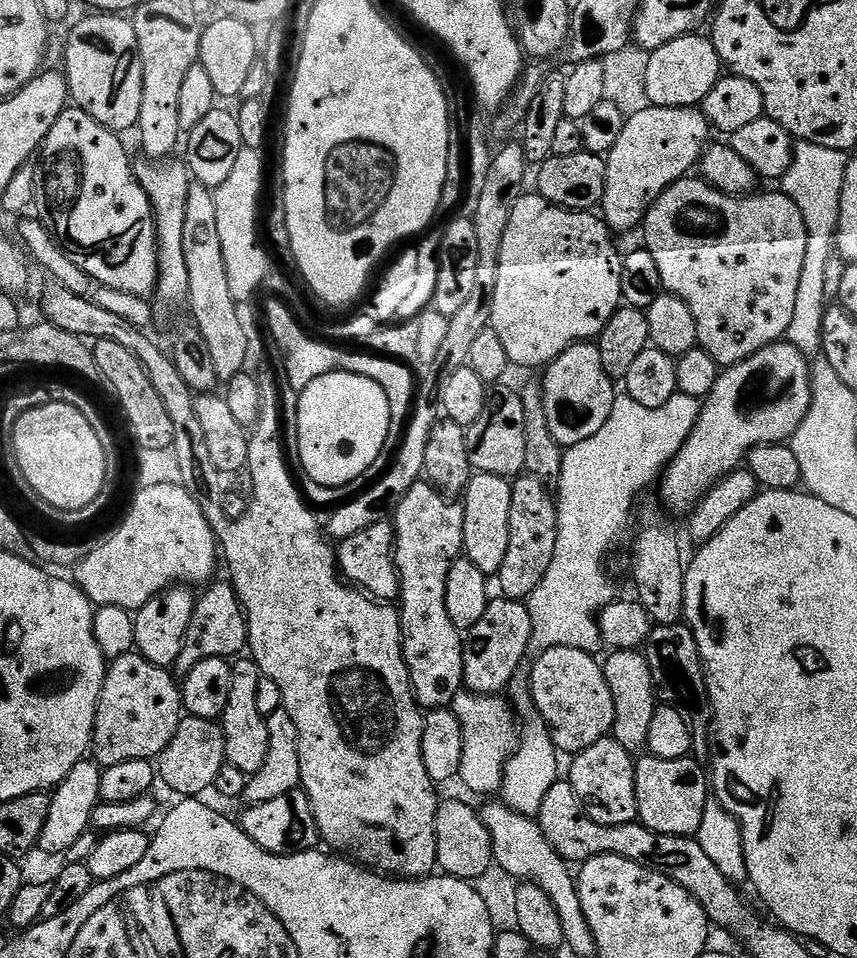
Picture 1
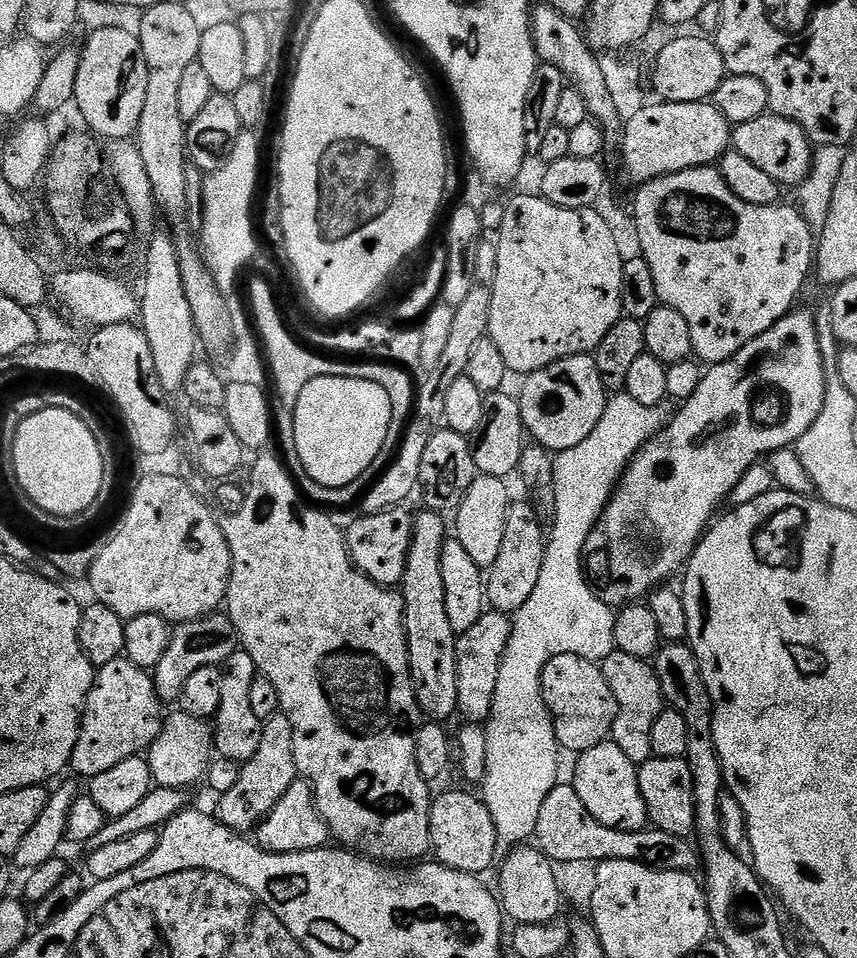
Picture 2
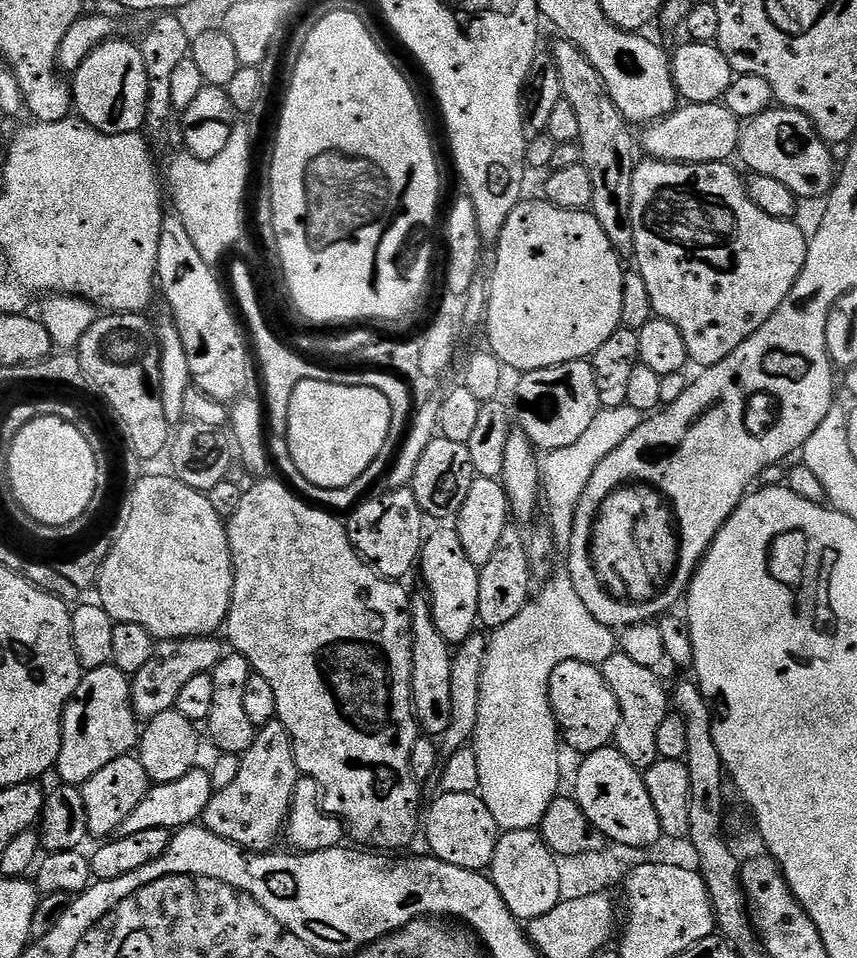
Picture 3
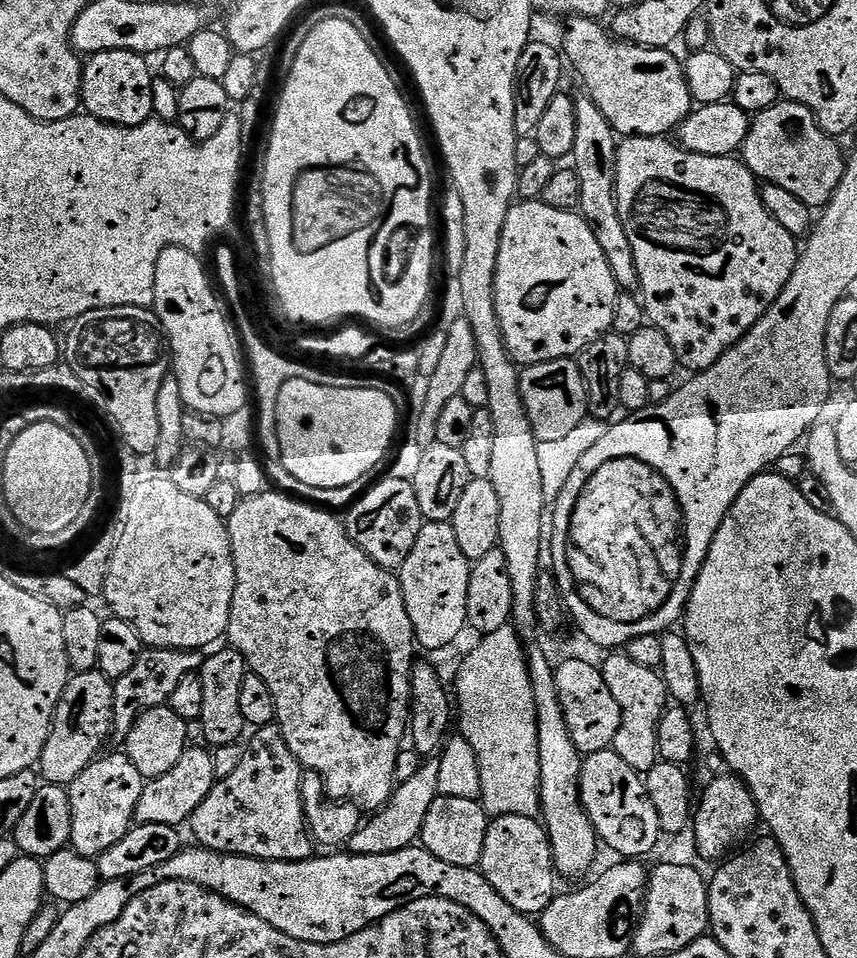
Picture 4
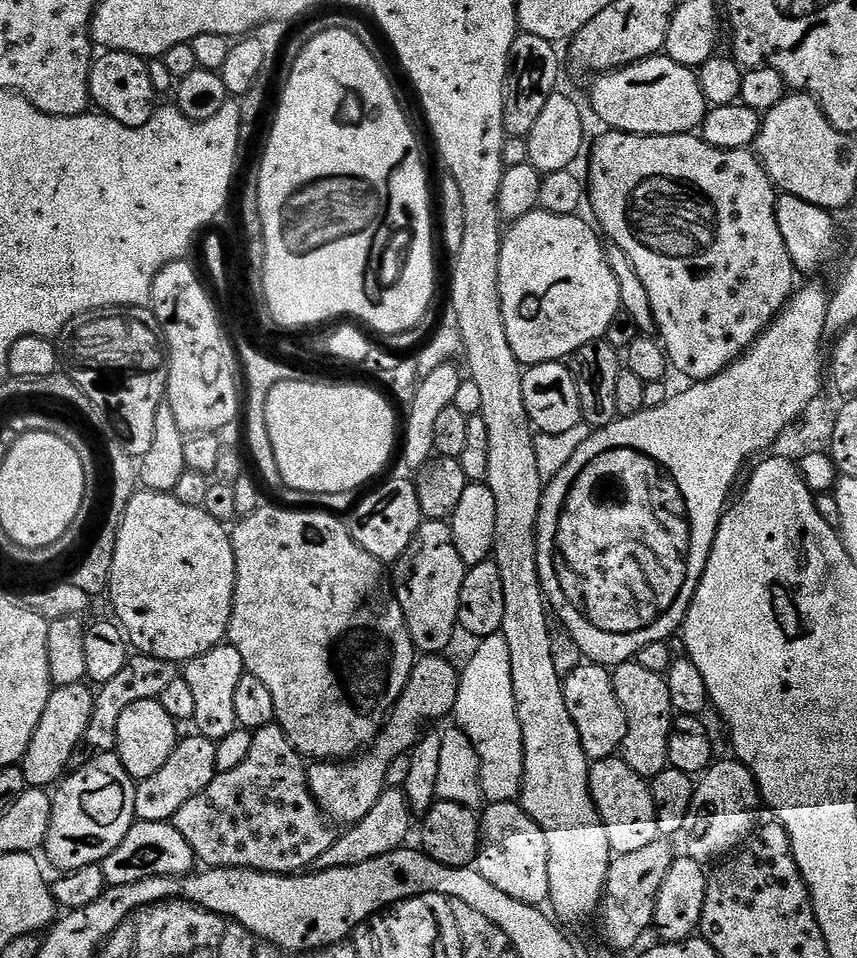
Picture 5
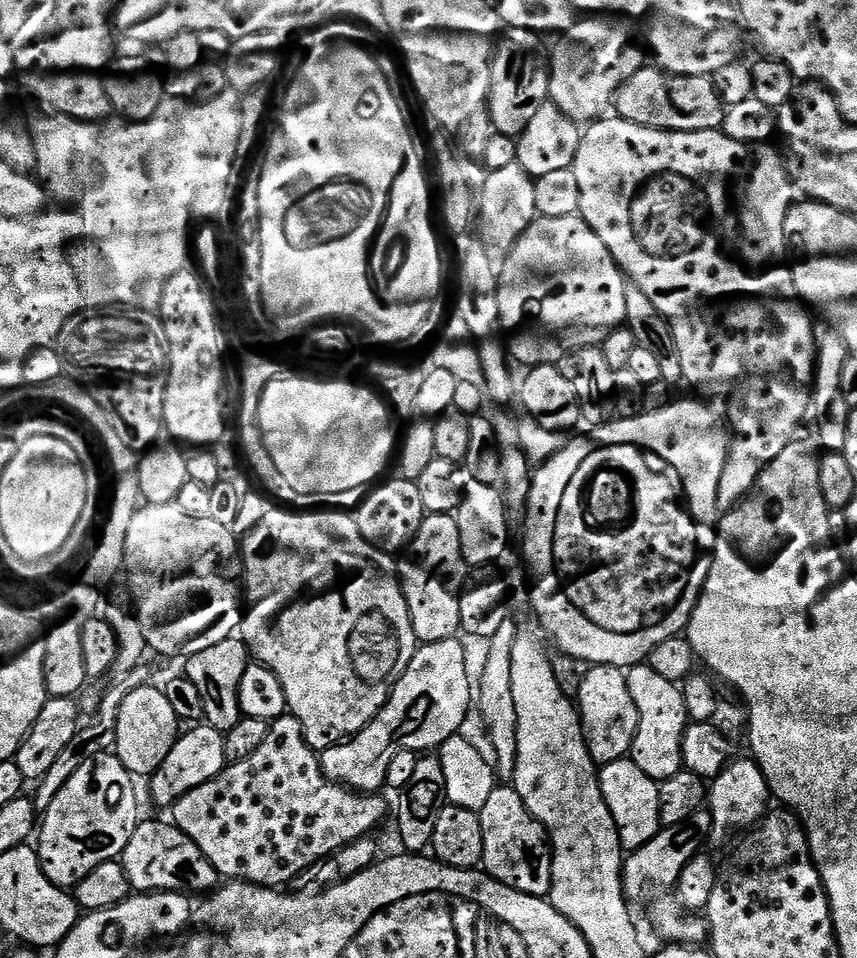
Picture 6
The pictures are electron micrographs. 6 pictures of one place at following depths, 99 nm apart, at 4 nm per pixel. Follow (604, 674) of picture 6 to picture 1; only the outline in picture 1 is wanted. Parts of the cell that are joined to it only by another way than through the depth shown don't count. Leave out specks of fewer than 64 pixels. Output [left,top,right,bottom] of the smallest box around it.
[530,646,614,754]

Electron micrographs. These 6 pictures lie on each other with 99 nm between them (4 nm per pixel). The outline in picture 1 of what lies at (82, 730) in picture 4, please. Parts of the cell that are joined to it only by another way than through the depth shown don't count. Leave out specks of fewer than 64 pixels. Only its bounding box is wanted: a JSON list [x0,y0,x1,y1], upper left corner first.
[91,651,185,769]

